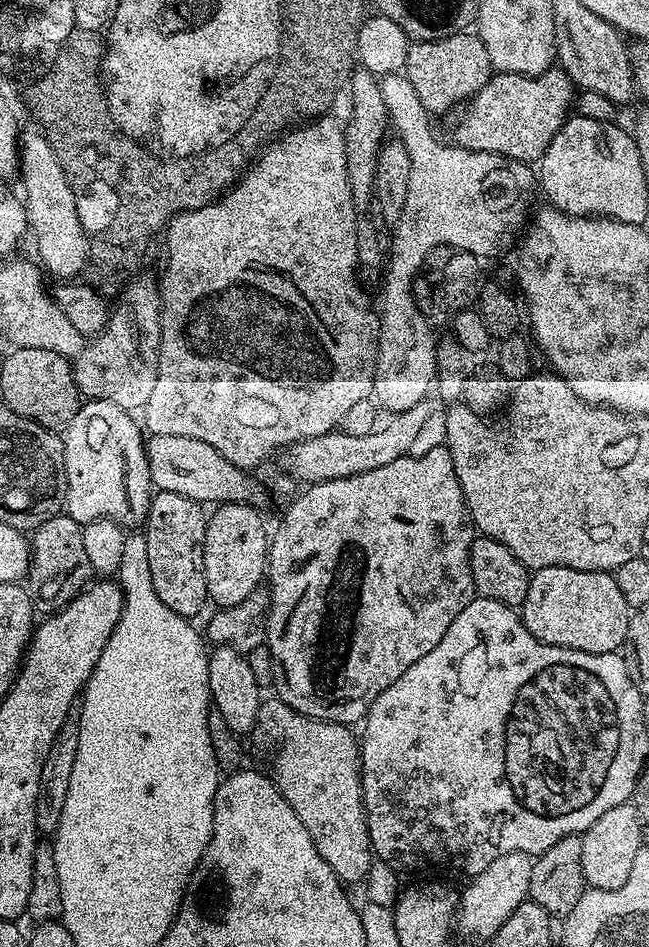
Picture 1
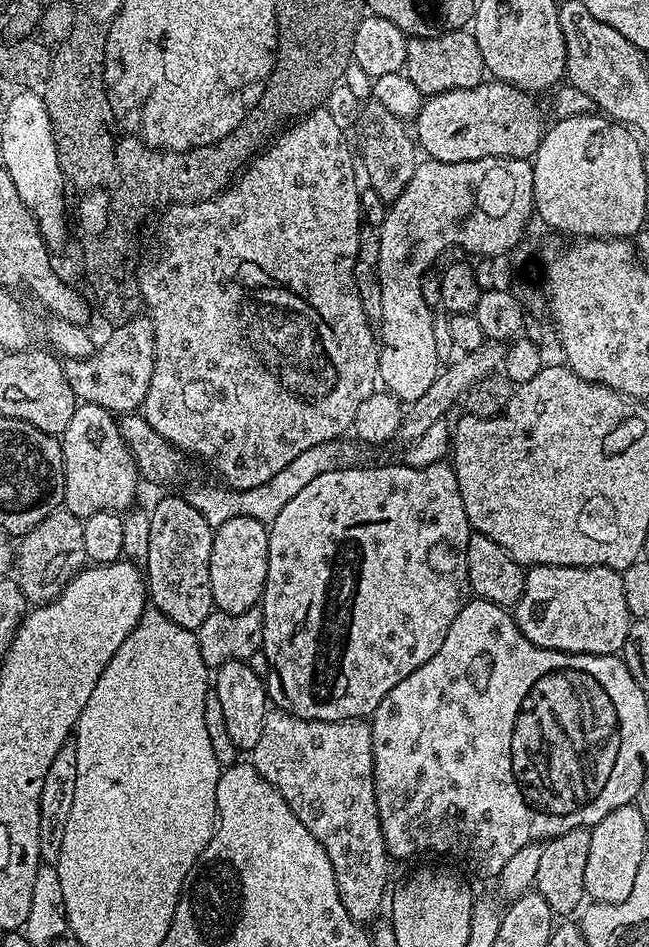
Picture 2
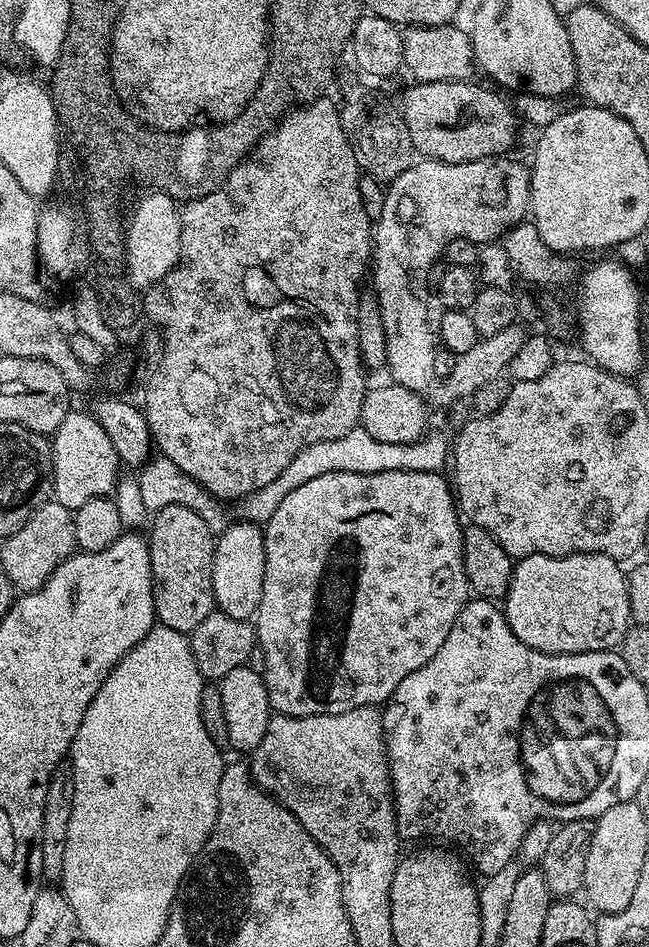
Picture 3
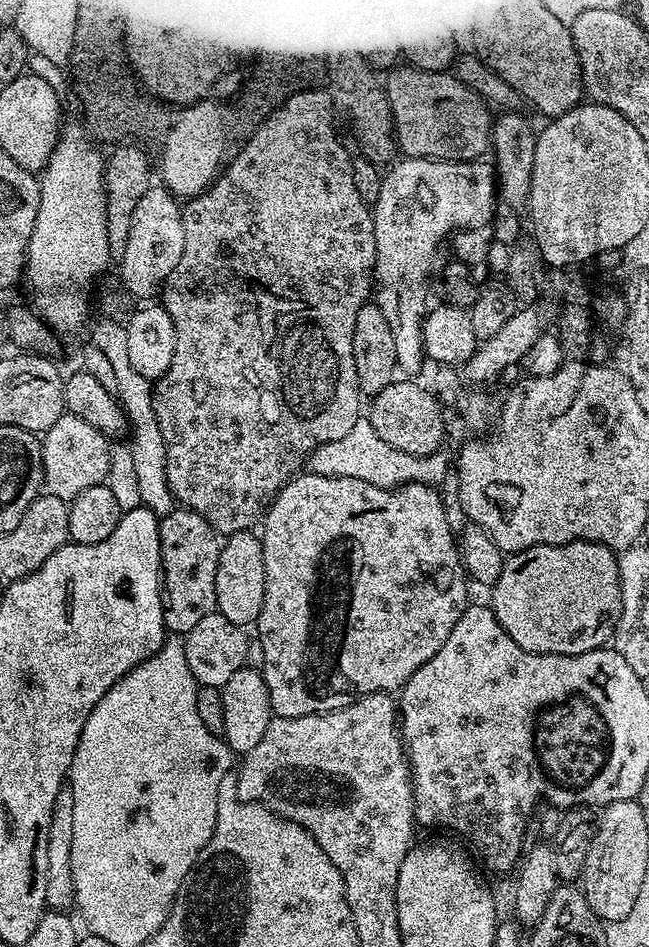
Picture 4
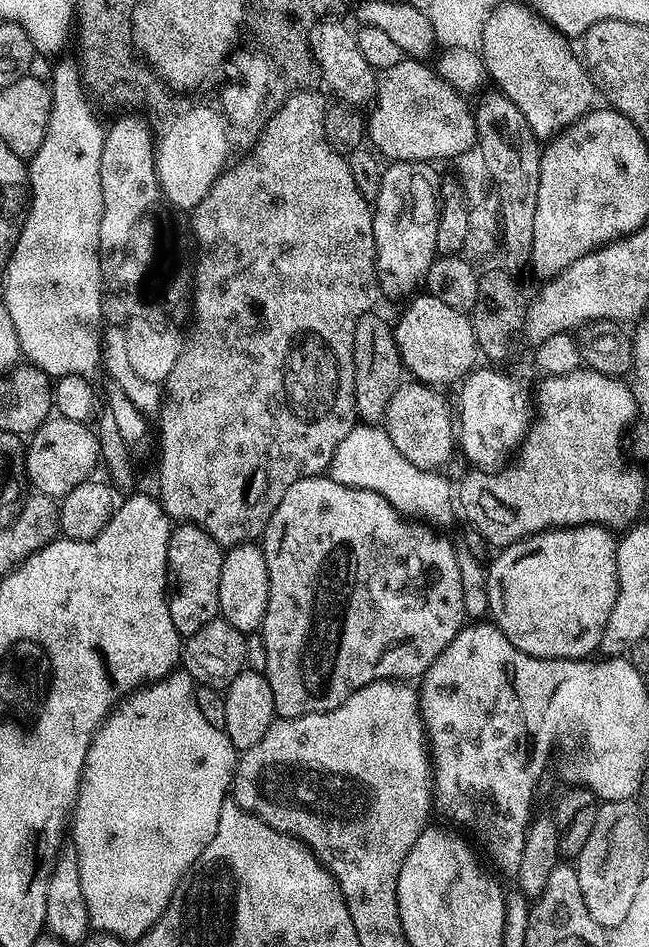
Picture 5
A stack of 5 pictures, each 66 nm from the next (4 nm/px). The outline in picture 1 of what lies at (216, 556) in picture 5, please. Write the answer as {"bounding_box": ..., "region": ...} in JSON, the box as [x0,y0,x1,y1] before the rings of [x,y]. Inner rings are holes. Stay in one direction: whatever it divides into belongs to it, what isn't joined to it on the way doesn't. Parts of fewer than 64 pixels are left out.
{"bounding_box":[143,491,209,618],"region":[[[157,491],[148,501],[148,519],[143,529],[146,538],[146,555],[150,558],[150,582],[154,582],[154,594],[174,610],[174,614],[196,618],[209,603],[204,569],[204,543],[206,542],[206,512],[199,503],[181,494]]]}

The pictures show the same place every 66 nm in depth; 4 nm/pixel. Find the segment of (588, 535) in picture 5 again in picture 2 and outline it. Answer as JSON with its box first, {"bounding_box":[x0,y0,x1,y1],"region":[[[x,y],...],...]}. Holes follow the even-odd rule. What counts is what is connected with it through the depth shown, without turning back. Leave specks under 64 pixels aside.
{"bounding_box":[514,564,630,656],"region":[[[537,564],[529,567],[514,615],[516,624],[530,642],[550,650],[574,652],[577,656],[619,653],[630,623],[620,572],[602,566],[575,568]]]}

